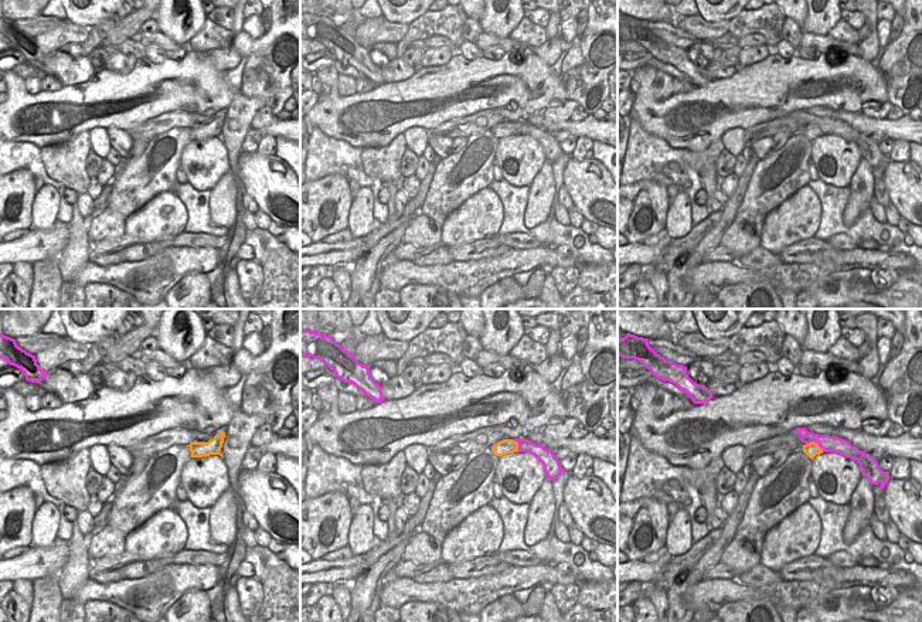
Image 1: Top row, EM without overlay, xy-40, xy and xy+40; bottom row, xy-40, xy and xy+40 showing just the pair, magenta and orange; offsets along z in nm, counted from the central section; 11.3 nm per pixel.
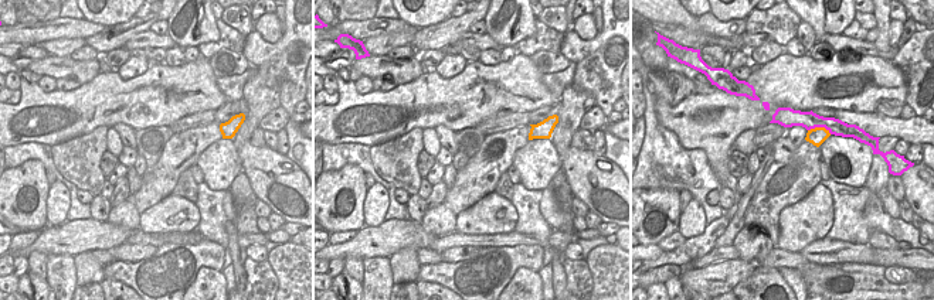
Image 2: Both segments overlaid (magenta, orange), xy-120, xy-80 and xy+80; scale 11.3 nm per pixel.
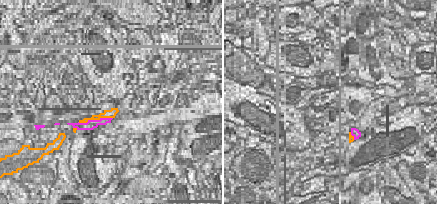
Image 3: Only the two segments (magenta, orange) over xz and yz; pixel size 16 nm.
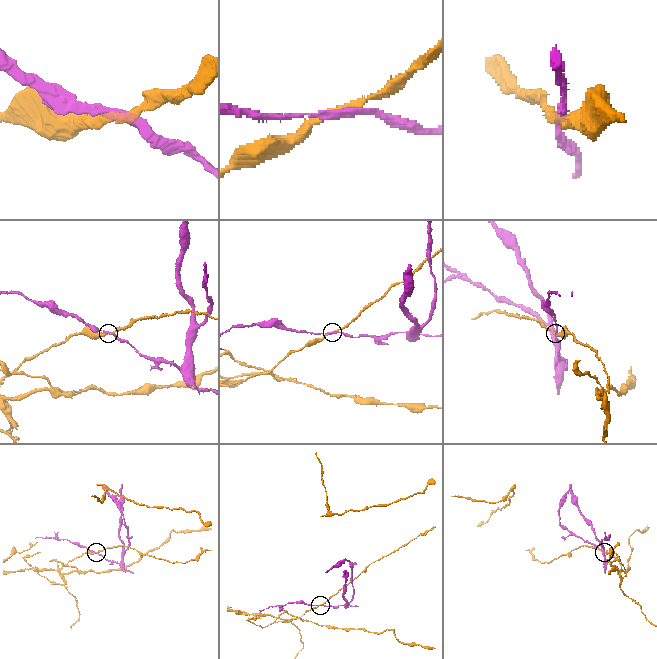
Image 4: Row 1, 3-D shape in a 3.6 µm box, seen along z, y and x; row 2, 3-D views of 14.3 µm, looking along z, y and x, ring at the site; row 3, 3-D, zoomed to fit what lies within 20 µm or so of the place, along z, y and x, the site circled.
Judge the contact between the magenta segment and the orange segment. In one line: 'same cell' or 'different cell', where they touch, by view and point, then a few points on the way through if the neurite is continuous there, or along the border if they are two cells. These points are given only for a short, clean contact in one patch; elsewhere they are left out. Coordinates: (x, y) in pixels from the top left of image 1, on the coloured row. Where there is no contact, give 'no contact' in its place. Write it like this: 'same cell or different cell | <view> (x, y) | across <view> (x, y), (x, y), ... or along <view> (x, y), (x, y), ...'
different cell | xy+40 (815, 441)

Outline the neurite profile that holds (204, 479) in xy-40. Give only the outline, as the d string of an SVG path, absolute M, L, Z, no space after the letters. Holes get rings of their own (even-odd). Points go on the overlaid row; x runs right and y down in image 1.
M221 455L191 458L181 470L180 482L187 499L198 509L212 507L229 489L228 470Z

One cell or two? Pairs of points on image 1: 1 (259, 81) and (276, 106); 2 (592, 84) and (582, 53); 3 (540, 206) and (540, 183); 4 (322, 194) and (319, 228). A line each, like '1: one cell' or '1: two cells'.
1: one cell
2: one cell
3: one cell
4: one cell

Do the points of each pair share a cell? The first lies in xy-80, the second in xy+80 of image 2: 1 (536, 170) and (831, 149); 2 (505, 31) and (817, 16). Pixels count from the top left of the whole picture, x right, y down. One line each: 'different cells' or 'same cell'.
1: same cell
2: different cells

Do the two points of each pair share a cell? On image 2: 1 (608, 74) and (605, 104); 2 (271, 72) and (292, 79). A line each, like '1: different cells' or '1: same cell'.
1: same cell
2: same cell

